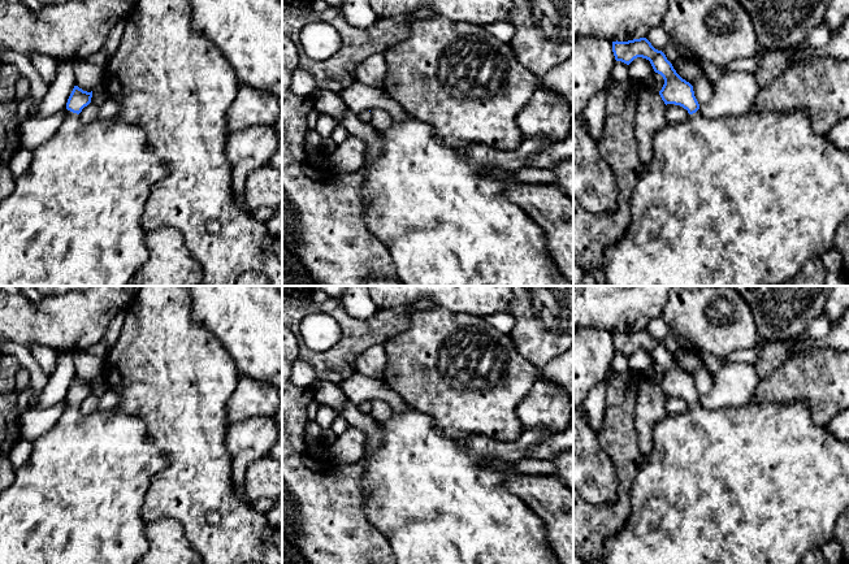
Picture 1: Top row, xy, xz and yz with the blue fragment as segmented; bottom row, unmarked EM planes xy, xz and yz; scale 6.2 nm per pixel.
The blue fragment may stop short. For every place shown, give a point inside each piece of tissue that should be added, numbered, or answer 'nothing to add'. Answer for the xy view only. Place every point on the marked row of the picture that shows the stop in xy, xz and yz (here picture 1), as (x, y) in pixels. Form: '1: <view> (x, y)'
1: xy (74, 217)

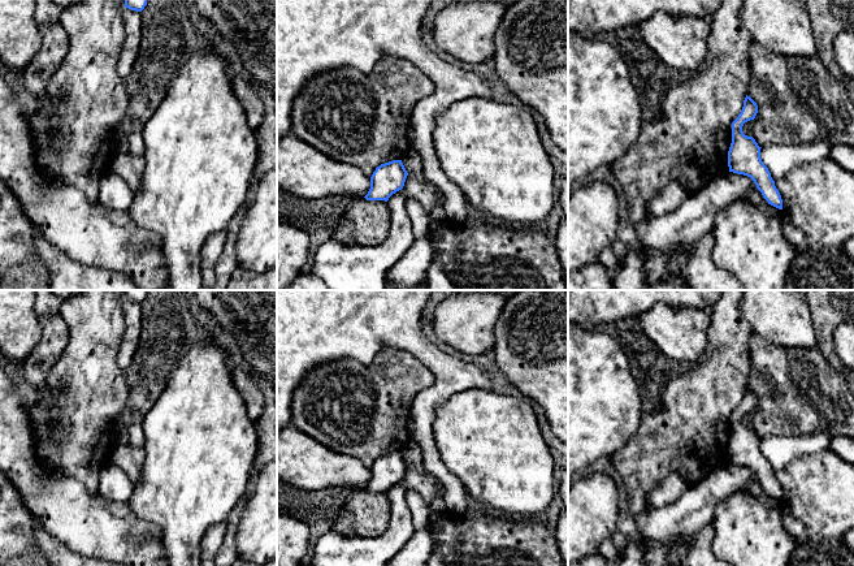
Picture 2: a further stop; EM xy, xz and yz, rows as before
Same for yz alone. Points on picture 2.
nothing to add

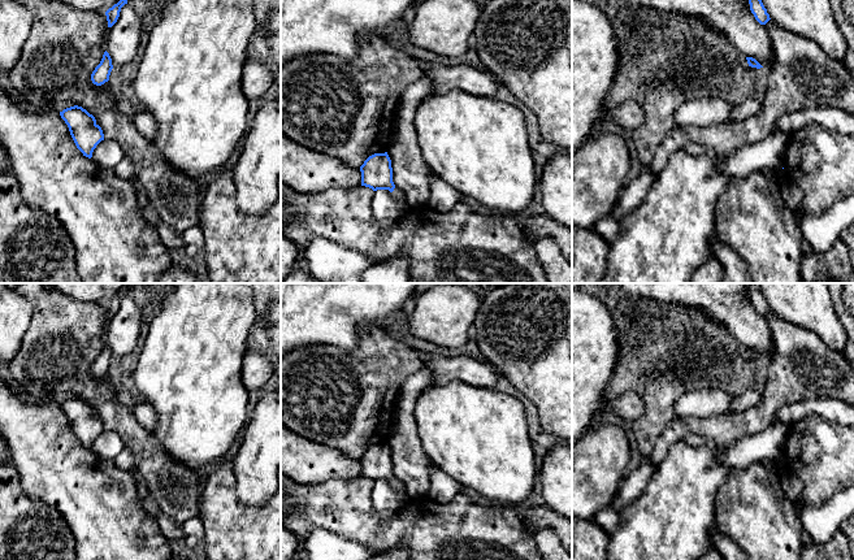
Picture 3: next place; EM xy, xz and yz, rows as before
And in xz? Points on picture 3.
1: xz (398, 194)

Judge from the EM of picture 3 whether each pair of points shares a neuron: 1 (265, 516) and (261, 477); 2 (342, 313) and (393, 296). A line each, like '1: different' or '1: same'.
1: different
2: same

